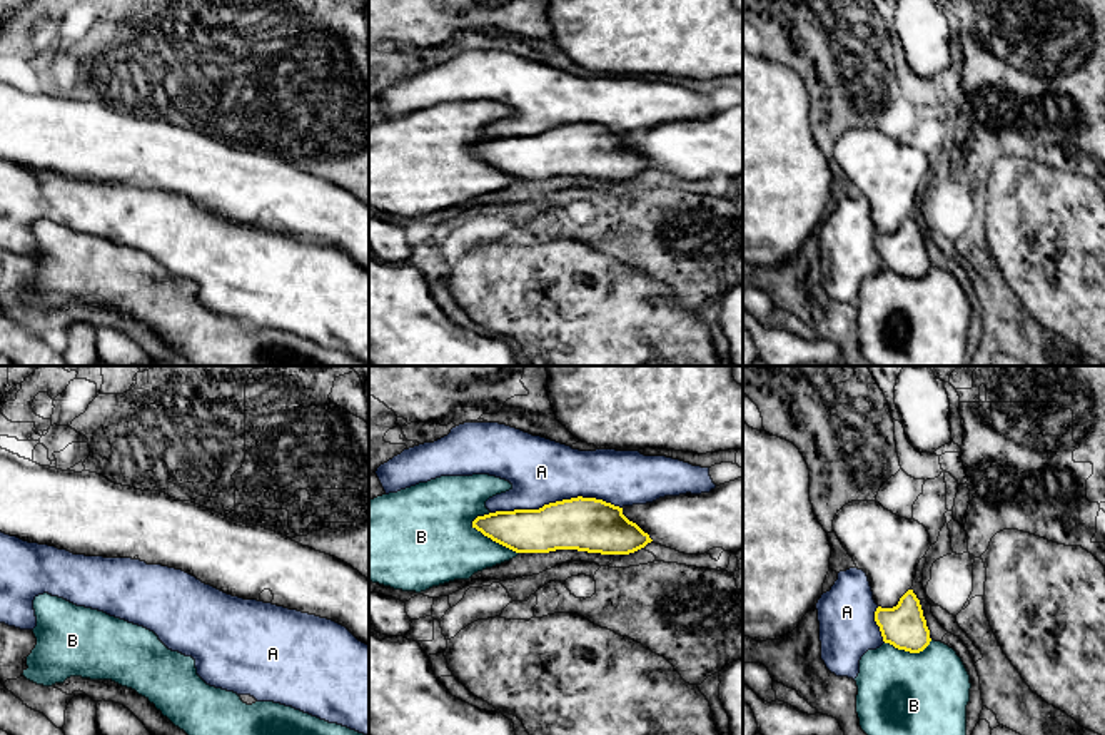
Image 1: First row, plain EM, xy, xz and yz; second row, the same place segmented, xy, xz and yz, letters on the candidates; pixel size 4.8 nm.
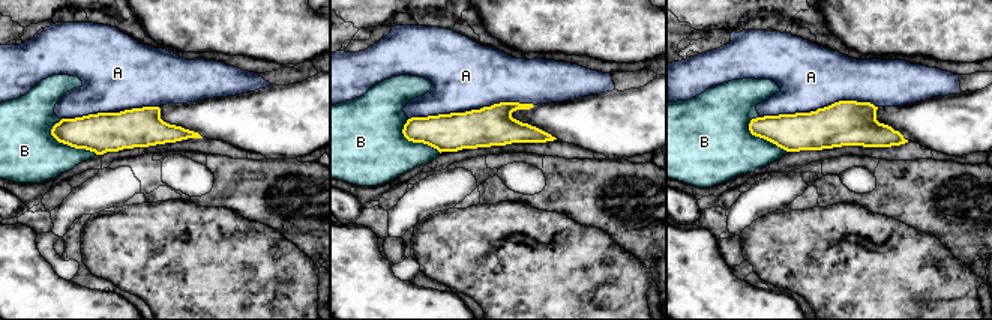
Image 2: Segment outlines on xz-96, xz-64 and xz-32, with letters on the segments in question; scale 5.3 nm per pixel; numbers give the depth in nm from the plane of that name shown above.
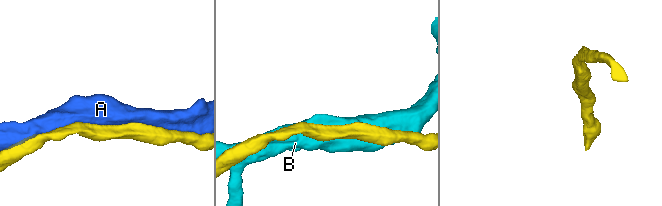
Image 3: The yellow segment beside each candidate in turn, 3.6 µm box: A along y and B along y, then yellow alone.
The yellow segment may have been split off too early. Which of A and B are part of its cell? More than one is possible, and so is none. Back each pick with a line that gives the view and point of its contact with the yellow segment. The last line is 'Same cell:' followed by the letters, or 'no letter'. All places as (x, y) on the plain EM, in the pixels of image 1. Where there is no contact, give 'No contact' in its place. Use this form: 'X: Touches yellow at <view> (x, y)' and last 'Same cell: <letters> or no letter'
A: Touches yellow at xz (556, 127)
Same cell: A

